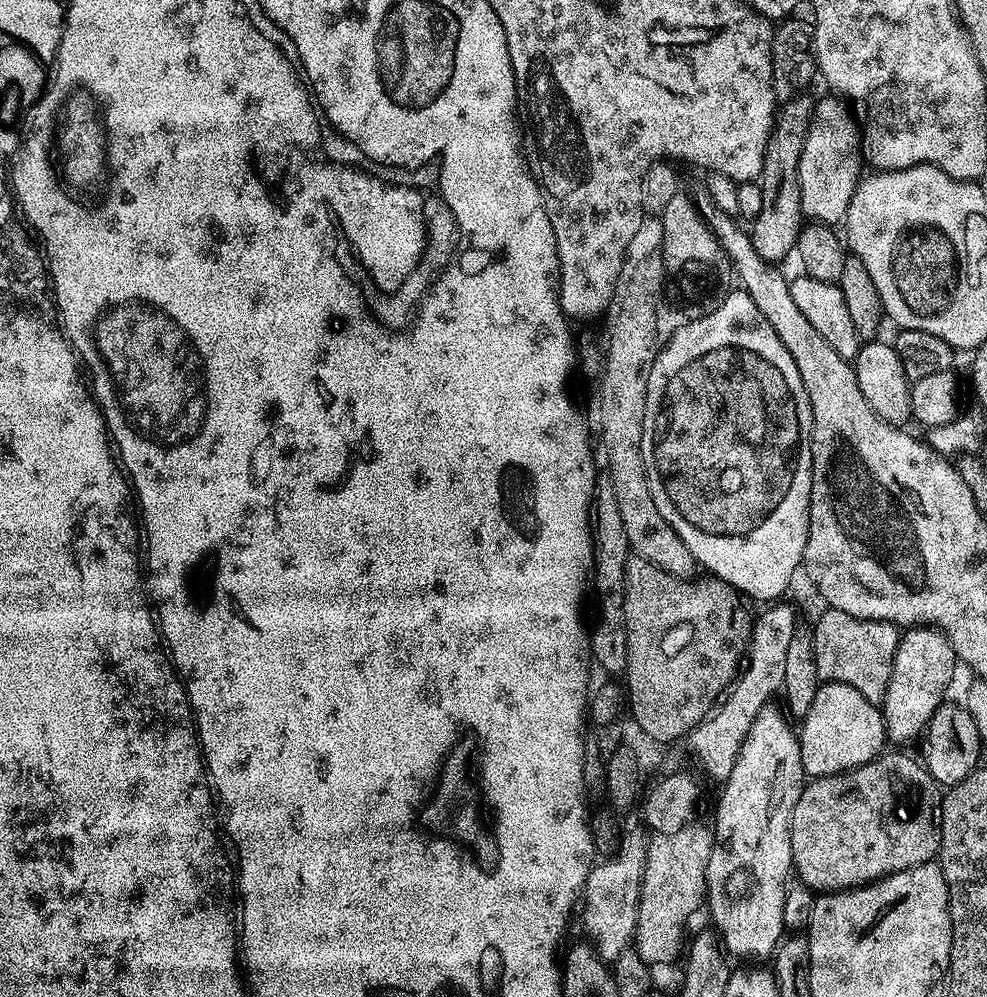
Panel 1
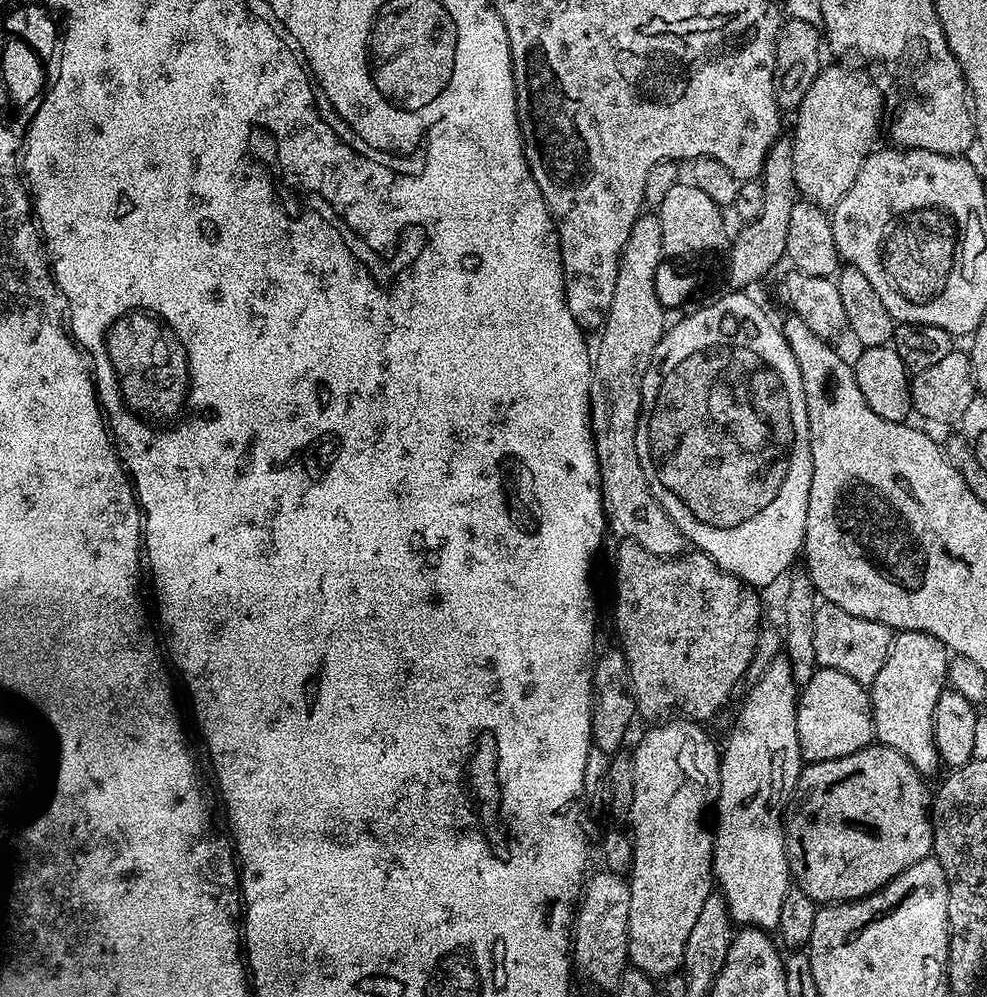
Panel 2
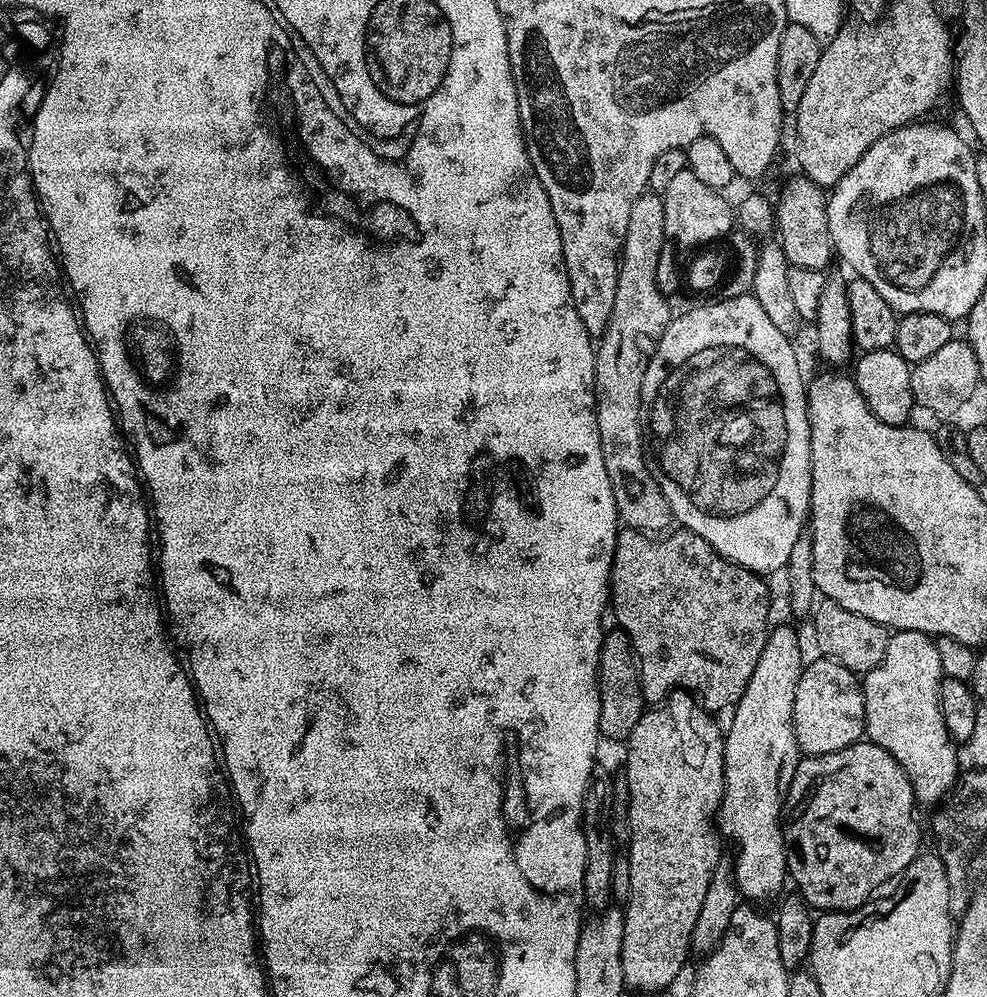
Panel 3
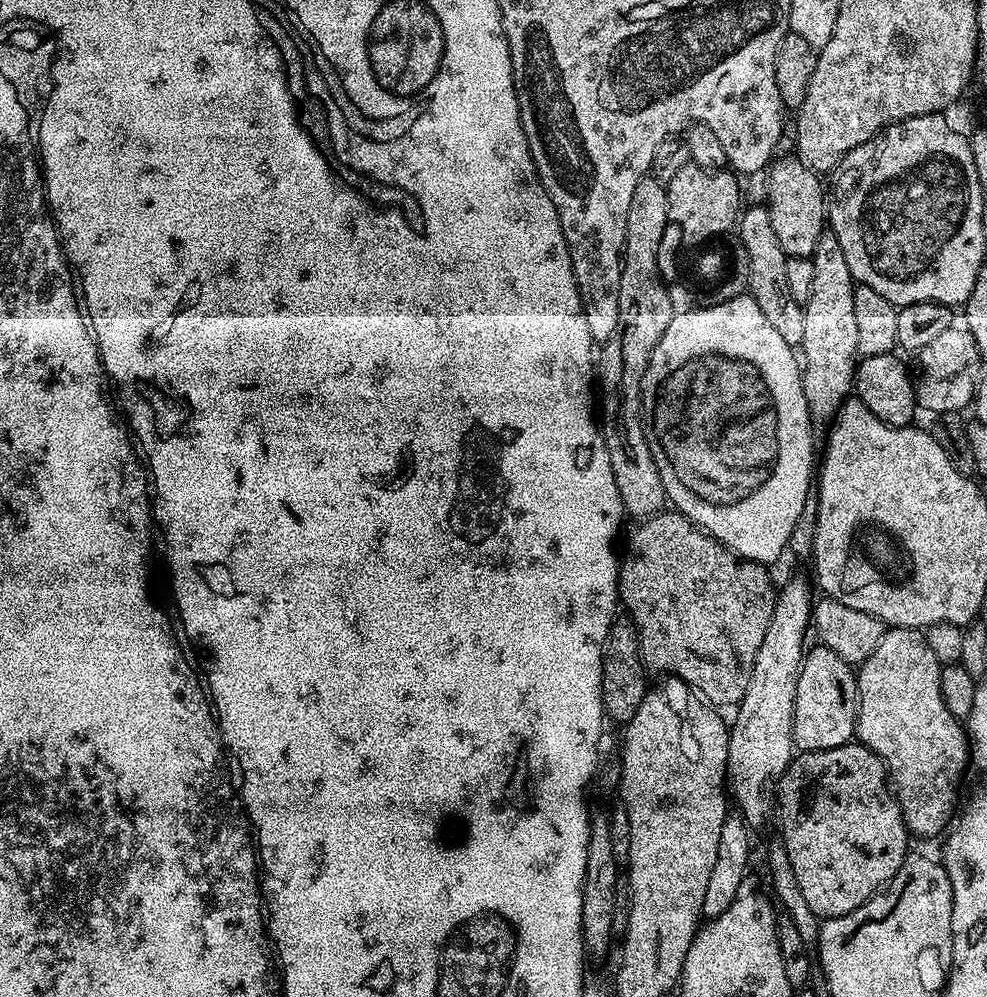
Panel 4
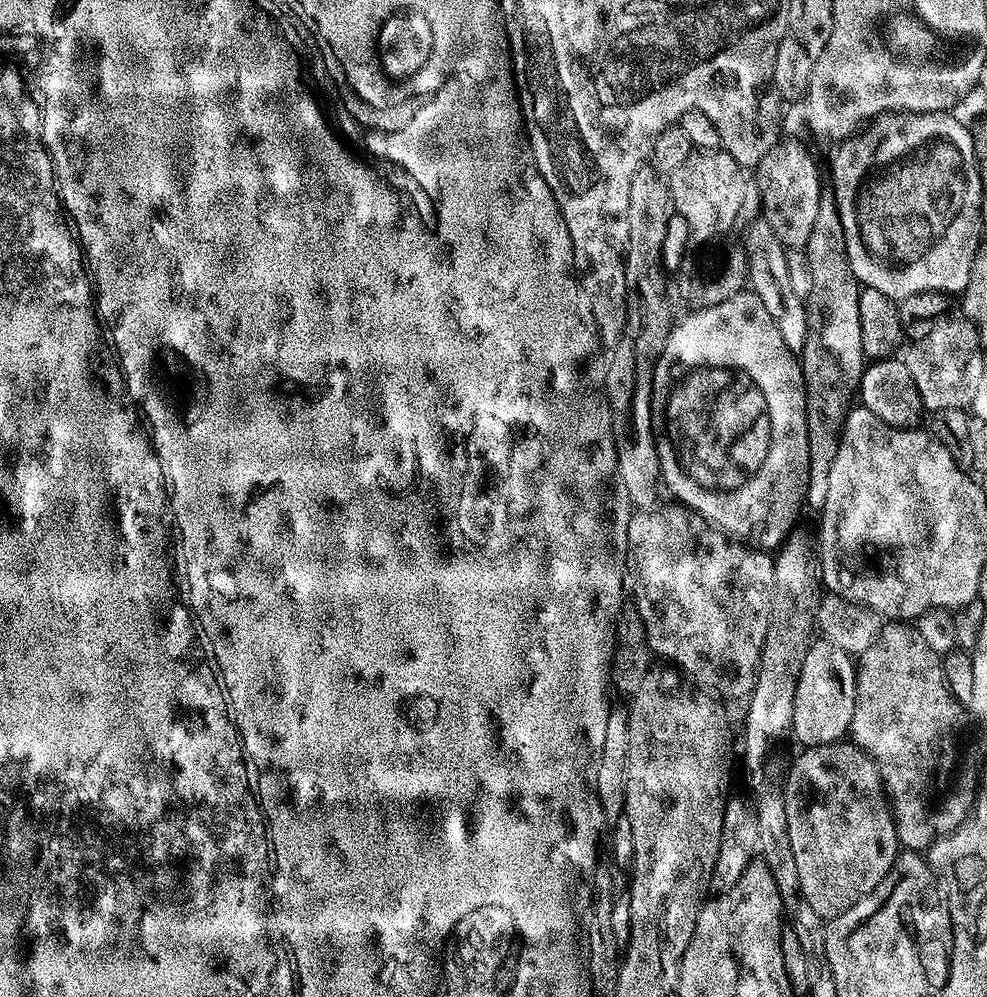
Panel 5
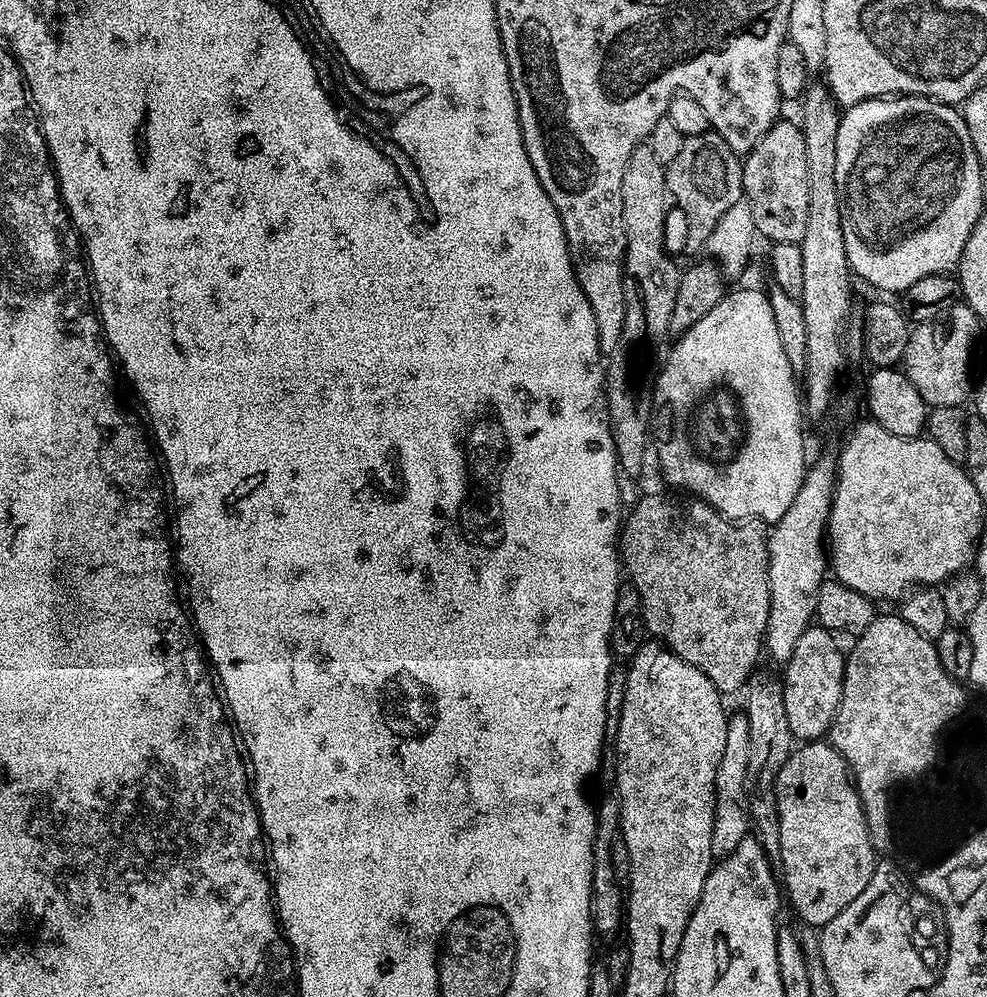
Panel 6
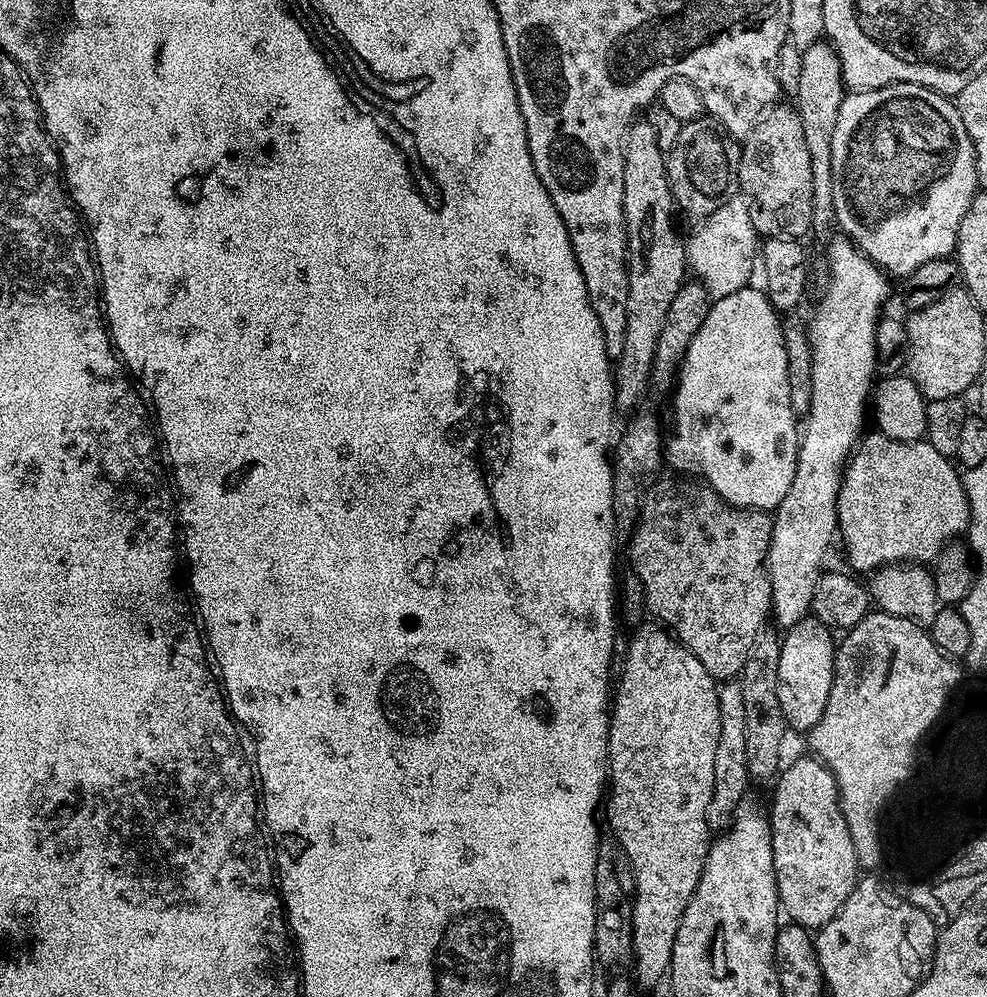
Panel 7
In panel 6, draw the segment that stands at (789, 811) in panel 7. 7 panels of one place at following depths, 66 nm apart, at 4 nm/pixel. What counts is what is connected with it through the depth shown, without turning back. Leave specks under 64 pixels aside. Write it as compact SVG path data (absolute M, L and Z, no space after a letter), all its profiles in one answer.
M823 739L801 743L784 763L782 770L778 770L774 787L776 790L776 805L778 806L778 814L780 815L780 825L778 826L778 834L780 835L780 859L778 864L779 867L784 867L784 876L782 872L783 891L786 893L787 901L789 898L797 914L804 919L803 923L805 925L823 926L830 922L830 918L834 918L839 912L846 910L846 906L850 906L850 902L854 902L854 898L858 898L858 894L862 894L862 890L866 890L866 886L876 869L878 853L873 844L873 836L869 832L866 805L860 801L860 792L855 786L852 770L844 761L840 751L833 748L831 743L825 742Z

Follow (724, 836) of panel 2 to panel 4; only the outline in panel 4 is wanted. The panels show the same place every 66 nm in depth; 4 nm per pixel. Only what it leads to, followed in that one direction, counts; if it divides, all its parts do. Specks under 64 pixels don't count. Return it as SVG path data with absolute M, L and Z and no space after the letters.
M788 580L784 585L779 585L776 594L776 605L774 606L774 614L770 614L770 626L766 626L766 638L762 638L762 646L758 646L758 658L754 658L754 670L750 674L750 686L746 690L746 694L740 700L738 705L738 711L740 713L736 716L736 725L733 723L730 728L730 735L728 737L728 775L726 777L727 783L730 785L730 796L738 807L739 815L743 816L745 821L749 825L755 826L760 824L764 820L764 815L768 812L768 800L764 797L764 791L768 787L775 785L779 781L780 777L784 775L788 770L788 765L792 763L794 759L794 745L792 742L792 715L794 714L794 698L796 697L796 691L798 690L798 678L802 674L802 666L804 665L804 658L806 655L806 643L804 639L807 638L808 632L810 636L810 625L814 620L814 595L808 589L808 584L804 580Z

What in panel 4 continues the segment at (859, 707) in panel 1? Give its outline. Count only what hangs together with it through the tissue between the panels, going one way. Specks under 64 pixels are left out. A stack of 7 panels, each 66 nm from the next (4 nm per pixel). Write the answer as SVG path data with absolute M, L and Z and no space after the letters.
M823 646L807 649L792 715L792 742L800 752L830 750L856 736L857 673L834 650Z

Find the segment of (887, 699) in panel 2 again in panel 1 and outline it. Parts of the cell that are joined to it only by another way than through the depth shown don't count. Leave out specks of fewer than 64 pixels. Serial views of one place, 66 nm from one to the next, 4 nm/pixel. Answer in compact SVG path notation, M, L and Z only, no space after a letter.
M912 626L901 635L882 697L884 730L889 741L912 740L915 736L917 739L923 733L934 710L945 703L944 691L956 664L956 652L943 632L927 626Z

